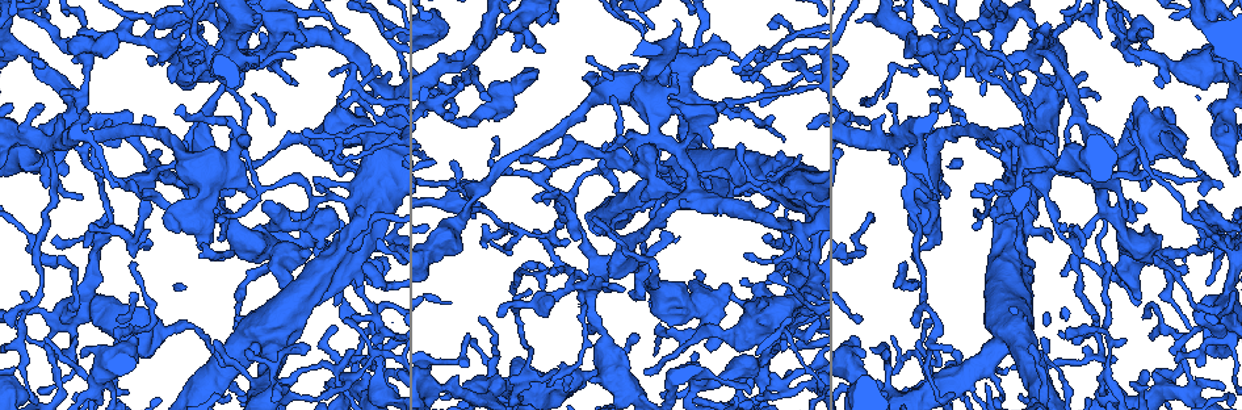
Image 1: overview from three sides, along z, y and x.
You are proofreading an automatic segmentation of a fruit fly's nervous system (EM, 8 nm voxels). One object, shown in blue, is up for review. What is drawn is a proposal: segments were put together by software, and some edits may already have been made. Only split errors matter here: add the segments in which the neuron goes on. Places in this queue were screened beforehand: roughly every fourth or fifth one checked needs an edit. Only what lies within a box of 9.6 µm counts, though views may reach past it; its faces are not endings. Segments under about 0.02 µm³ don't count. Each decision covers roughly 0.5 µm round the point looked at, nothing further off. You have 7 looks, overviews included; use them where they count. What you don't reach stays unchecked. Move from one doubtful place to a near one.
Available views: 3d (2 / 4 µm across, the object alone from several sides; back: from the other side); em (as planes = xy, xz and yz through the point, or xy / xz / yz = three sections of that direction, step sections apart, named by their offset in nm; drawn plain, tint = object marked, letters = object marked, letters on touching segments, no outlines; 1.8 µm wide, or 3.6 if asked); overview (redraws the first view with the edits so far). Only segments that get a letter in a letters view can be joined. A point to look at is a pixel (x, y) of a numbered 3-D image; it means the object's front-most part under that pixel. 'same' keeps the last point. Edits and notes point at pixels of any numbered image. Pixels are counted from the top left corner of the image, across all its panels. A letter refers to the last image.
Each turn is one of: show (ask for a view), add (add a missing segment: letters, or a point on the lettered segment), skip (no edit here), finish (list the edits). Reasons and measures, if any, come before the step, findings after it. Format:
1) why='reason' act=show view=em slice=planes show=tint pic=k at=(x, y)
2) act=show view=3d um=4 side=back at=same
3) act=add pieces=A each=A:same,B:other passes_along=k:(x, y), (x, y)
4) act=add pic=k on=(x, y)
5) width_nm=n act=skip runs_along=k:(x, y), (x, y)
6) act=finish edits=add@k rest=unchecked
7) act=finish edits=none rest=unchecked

why='an open end' act=show view=em slice=planes show=tint pic=1 at=(935, 197)

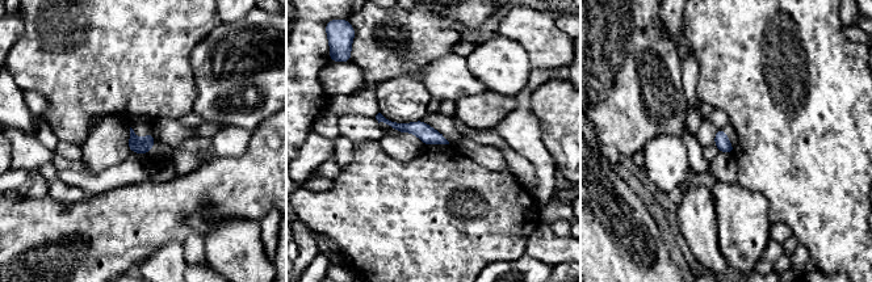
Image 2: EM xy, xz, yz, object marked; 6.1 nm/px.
act=show view=em slice=planes show=letters at=same

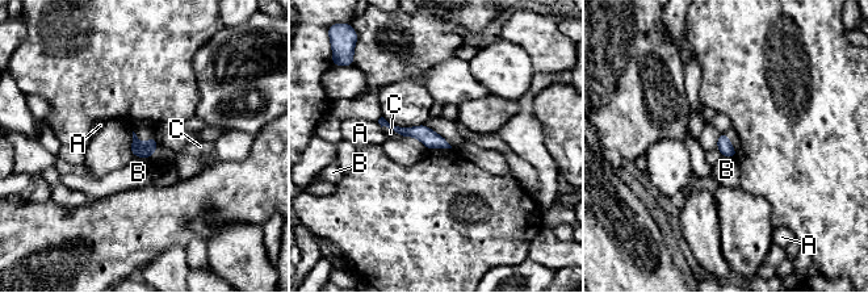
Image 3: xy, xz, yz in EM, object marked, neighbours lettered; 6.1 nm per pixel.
longest_contact=C:150nm act=skip each=A:other,B:other,C:other found='none of them fits'

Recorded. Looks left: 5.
why='end of a long branch' act=show view=em slice=planes show=plain pic=1 at=(527, 295)

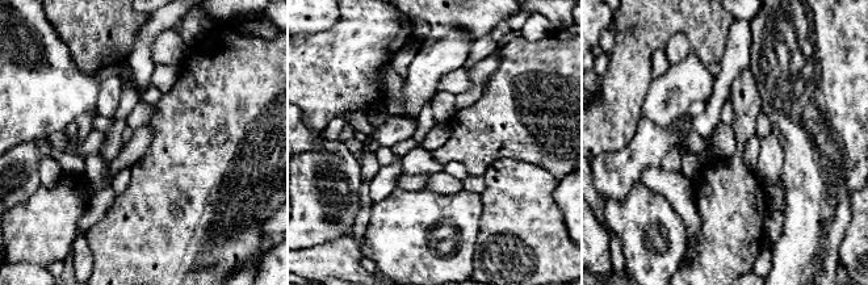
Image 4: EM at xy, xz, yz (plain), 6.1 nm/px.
why='with the object marked' act=show view=em slice=planes show=tint at=same

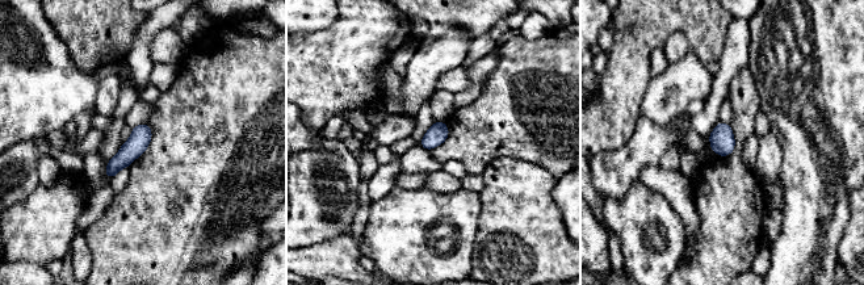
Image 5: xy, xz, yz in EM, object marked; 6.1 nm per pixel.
why='see the neighbours' act=show view=em slice=planes show=letters at=same

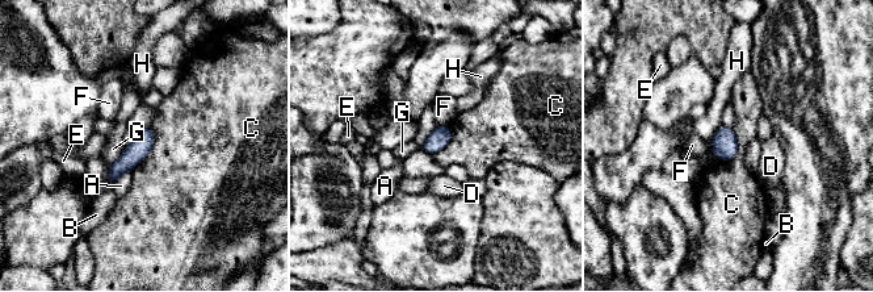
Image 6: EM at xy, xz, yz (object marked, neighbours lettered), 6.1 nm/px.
longest_contact=C:300nm act=skip each=A:other,B:other,C:other,D:other,E:other,F:other,G:other,H:other found='none of them fits'

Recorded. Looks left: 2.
why='a narrow waist' act=show view=em slice=xy step=4 show=tint pic=1 at=(506, 164)

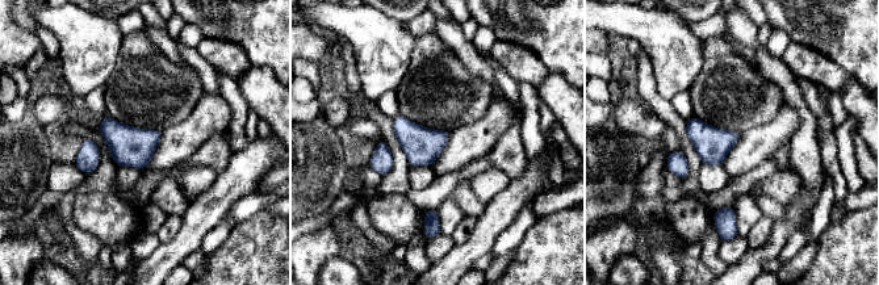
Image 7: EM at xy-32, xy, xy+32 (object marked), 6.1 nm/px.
why='cut it another way' act=show view=em slice=yz step=8 show=letters at=same

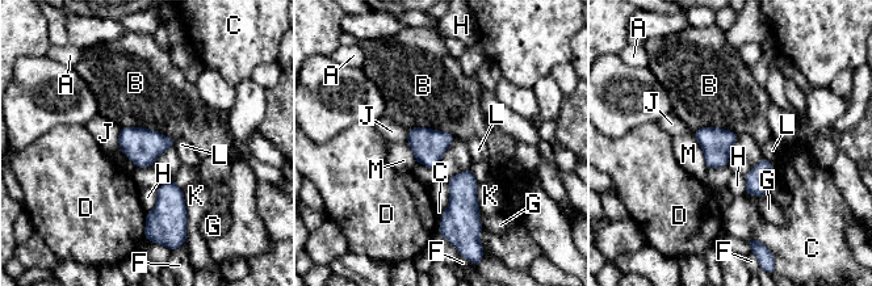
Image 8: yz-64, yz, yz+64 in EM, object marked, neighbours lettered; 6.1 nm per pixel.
width_nm=190 longest_contact=B:340nm act=skip each=A:other,B:other,C:other,D:other,F:other,G:other,H:other,J:other,K:other,L:other,M:other found='none of them fits'

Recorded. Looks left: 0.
act=finish edits=none rest=unchecked

